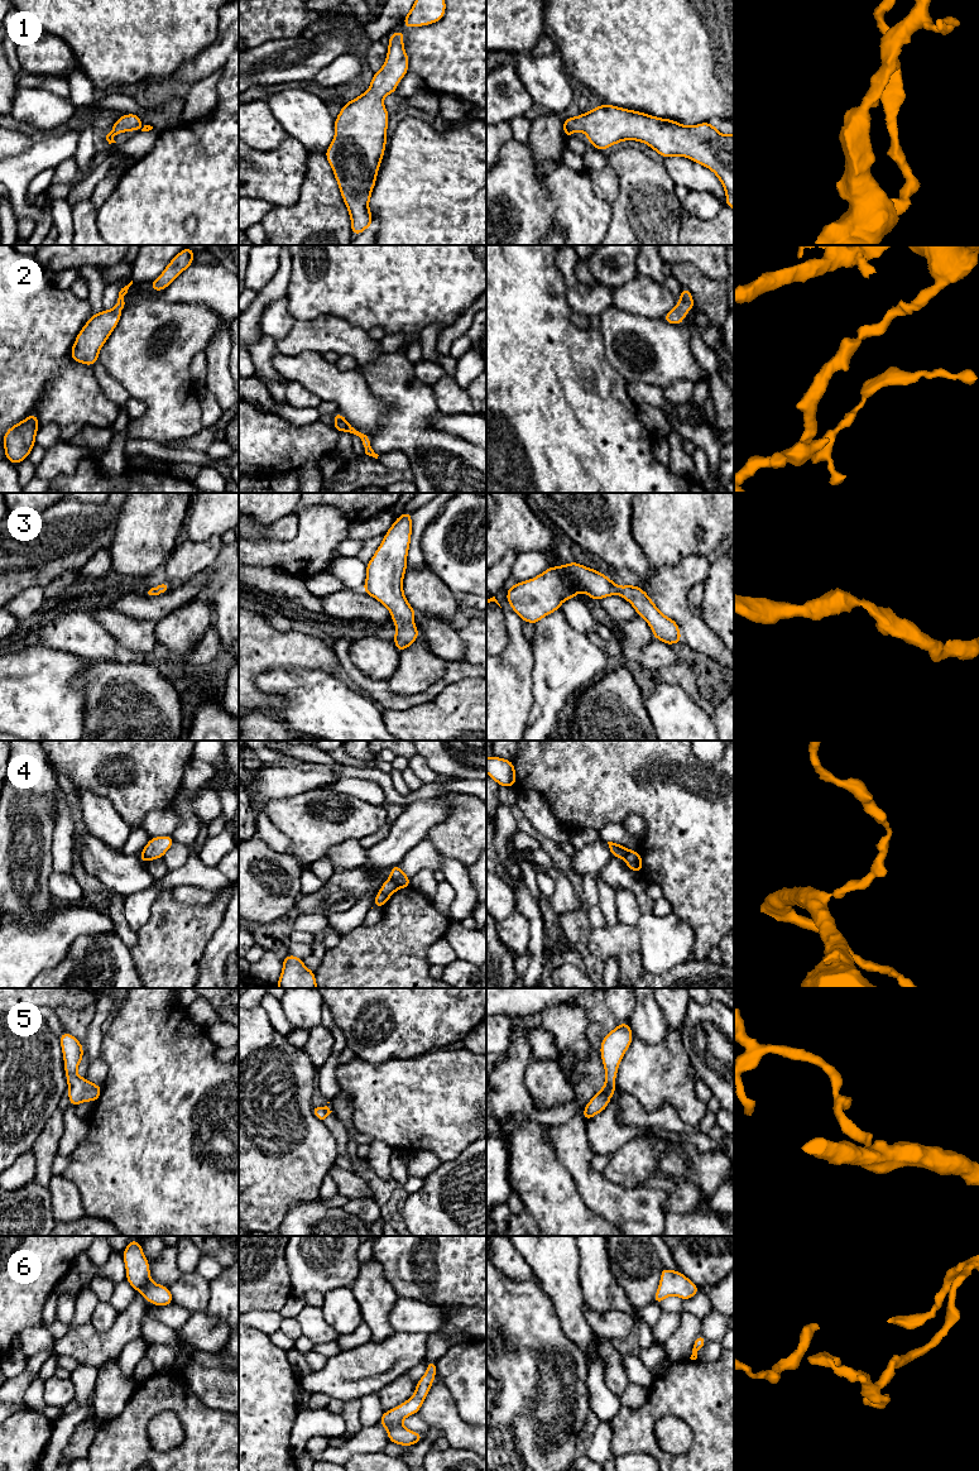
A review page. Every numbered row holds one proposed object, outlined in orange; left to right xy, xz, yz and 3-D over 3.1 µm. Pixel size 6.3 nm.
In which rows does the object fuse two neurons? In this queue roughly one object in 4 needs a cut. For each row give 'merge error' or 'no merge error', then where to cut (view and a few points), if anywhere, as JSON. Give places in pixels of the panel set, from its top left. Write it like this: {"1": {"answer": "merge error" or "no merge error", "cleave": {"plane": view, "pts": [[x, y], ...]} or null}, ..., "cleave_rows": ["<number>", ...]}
{"1": {"answer": "no merge error", "cleave": null}, "2": {"answer": "no merge error", "cleave": null}, "3": {"answer": "no merge error", "cleave": null}, "4": {"answer": "merge error", "cleave": {"plane": "xz", "pts": [[389, 878], [399, 887]]}}, "5": {"answer": "no merge error", "cleave": null}, "6": {"answer": "no merge error", "cleave": null}, "cleave_rows": ["4"]}

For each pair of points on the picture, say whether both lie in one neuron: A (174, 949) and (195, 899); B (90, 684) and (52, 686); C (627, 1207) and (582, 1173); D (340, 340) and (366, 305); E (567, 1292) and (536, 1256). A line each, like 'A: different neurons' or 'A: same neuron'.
A: different neurons
B: different neurons
C: same neuron
D: different neurons
E: same neuron

